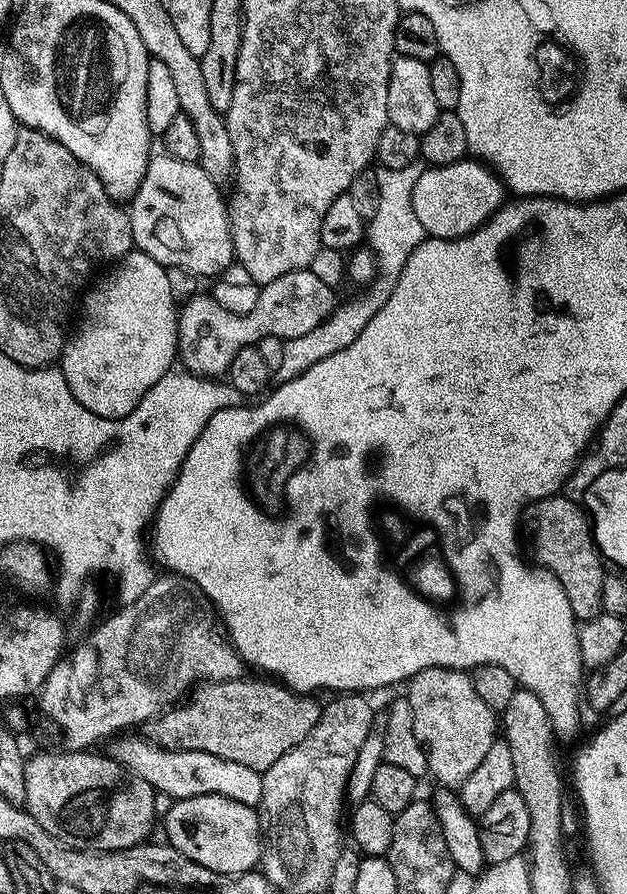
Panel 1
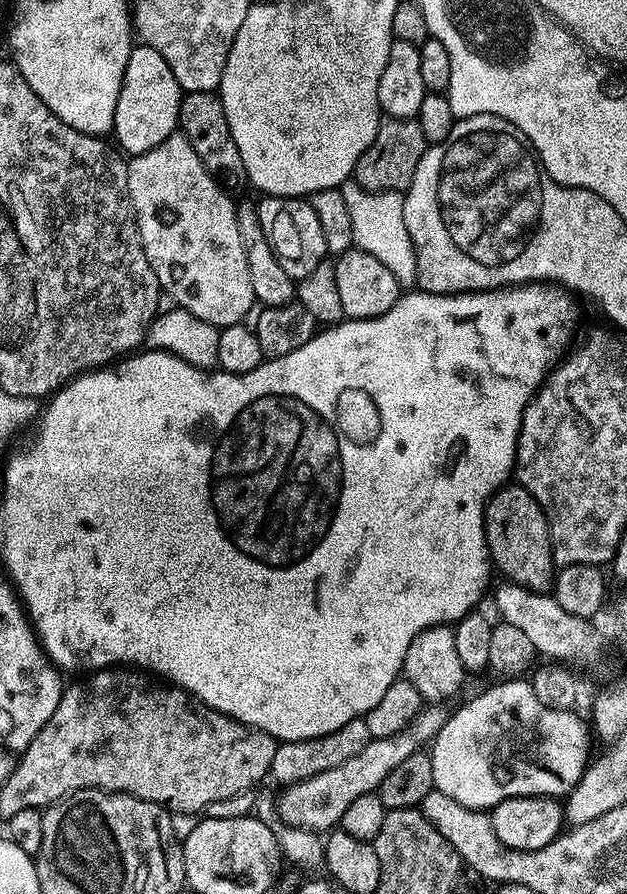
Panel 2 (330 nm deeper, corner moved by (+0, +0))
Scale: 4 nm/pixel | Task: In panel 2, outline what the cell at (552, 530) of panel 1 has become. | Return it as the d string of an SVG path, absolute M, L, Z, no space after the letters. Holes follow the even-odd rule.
M505 486L488 502L484 512L484 533L488 538L488 555L495 567L511 583L521 584L530 592L547 593L553 587L558 565L553 556L553 538L548 515L523 486Z

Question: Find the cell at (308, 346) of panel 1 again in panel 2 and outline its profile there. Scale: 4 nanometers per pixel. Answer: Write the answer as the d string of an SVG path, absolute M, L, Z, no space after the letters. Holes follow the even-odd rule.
M357 182L345 183L342 191L350 210L353 245L378 258L397 278L411 279L416 271L416 246L403 217L403 195L399 192L372 192Z

